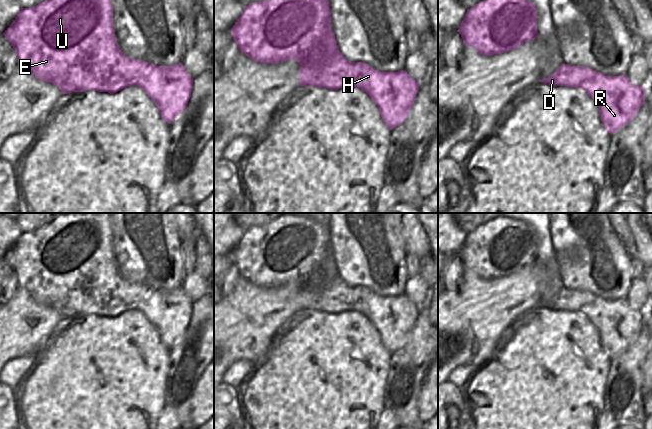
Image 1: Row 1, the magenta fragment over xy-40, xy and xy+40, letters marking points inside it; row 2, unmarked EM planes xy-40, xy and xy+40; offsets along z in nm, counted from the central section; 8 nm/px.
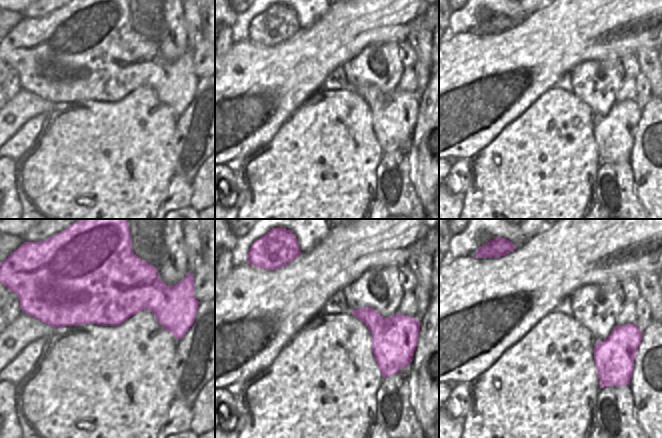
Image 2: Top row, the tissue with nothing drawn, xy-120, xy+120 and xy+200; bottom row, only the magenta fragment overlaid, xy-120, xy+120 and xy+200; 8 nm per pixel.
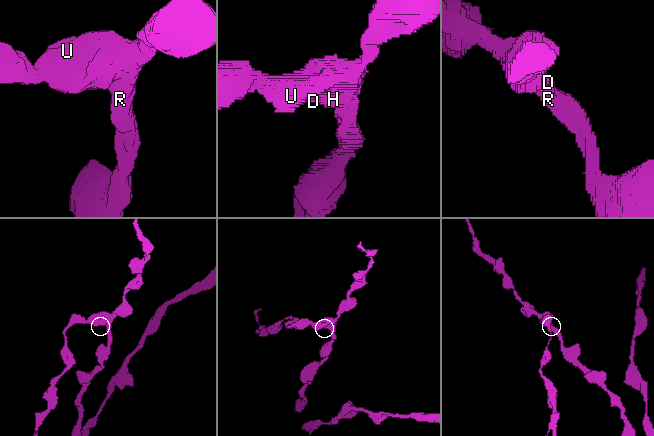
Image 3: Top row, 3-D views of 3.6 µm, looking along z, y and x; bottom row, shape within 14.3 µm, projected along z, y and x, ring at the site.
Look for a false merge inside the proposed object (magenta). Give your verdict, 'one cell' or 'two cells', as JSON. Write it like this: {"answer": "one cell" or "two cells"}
{"answer": "one cell"}

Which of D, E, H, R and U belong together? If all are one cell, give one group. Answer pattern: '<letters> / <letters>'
D E H R U

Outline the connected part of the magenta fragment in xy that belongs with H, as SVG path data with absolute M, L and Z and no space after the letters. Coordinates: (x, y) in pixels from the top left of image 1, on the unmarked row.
M285 213L268 224L245 230L231 253L231 259L239 274L256 286L278 288L296 284L301 289L301 310L330 314L352 310L360 312L377 329L383 345L391 354L407 343L419 315L419 306L405 294L380 296L364 286L350 286L343 281L331 253L331 233L327 221Z

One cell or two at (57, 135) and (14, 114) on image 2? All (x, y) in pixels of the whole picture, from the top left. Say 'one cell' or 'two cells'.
two cells

